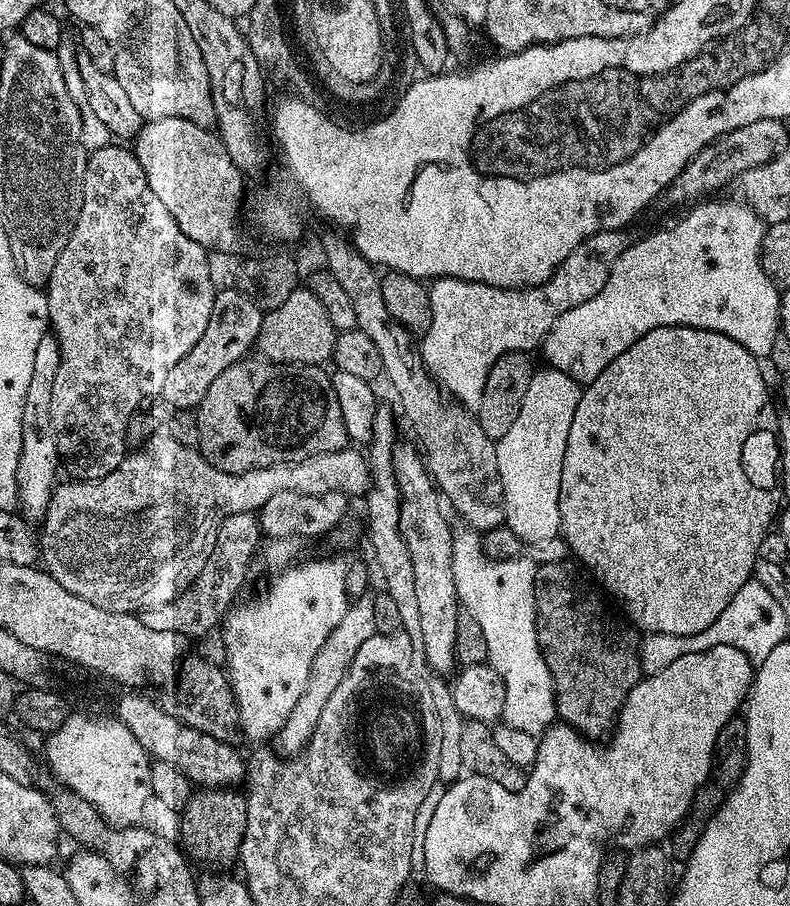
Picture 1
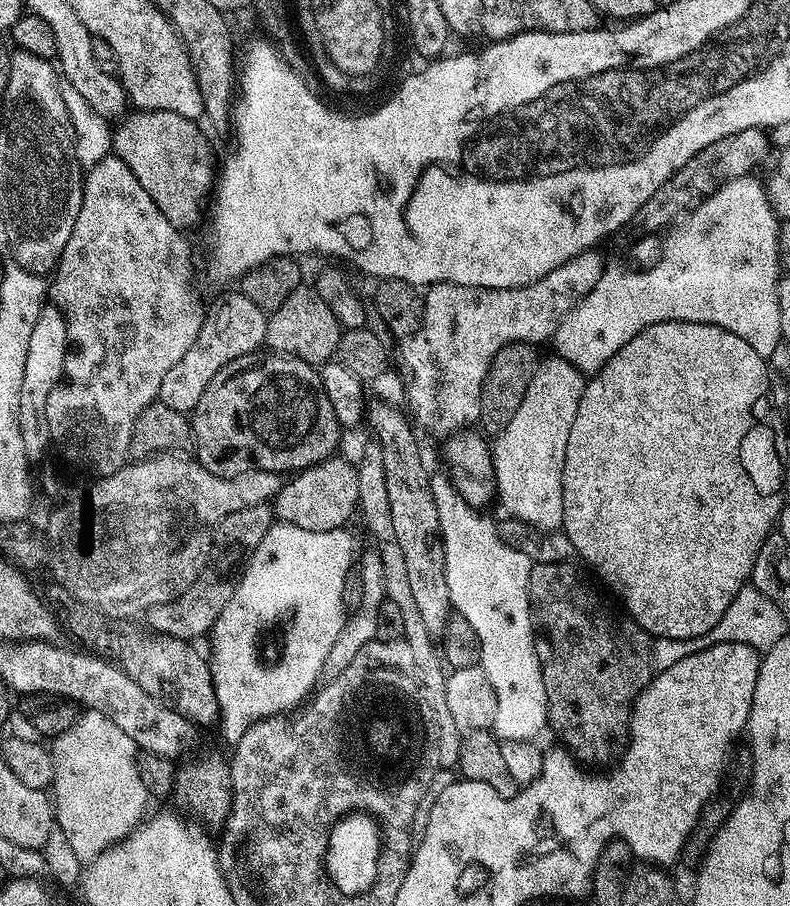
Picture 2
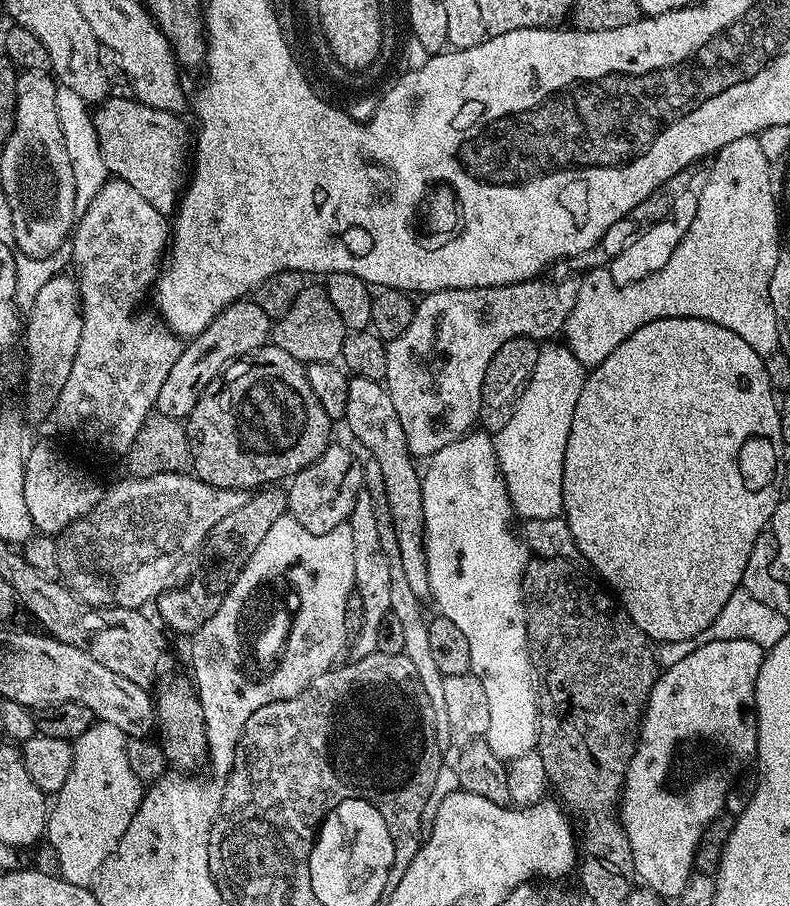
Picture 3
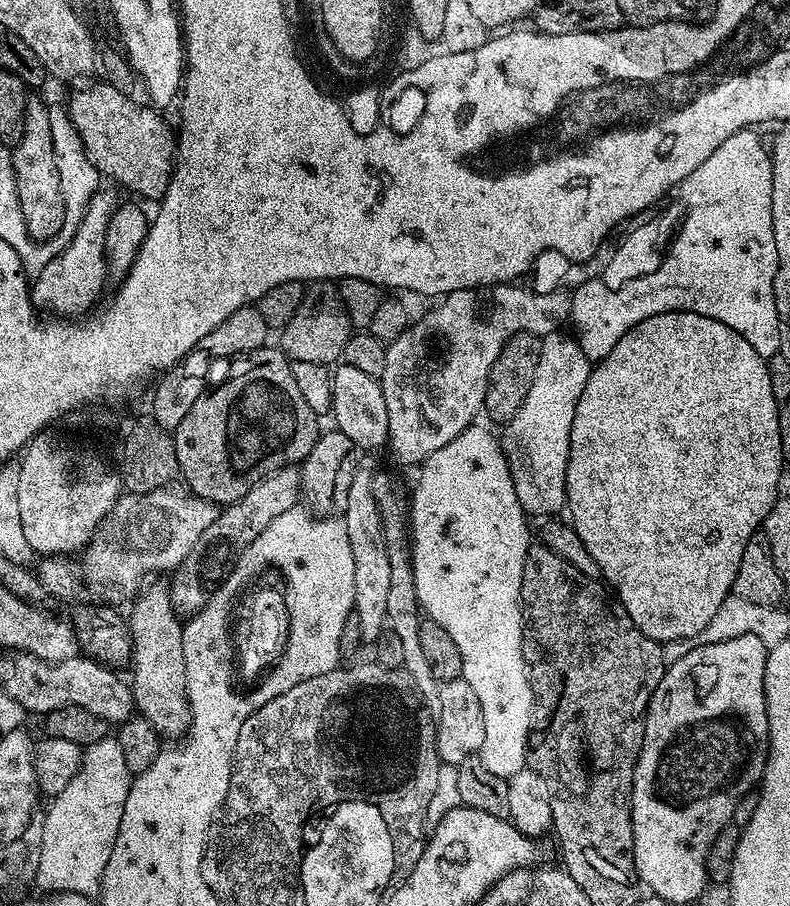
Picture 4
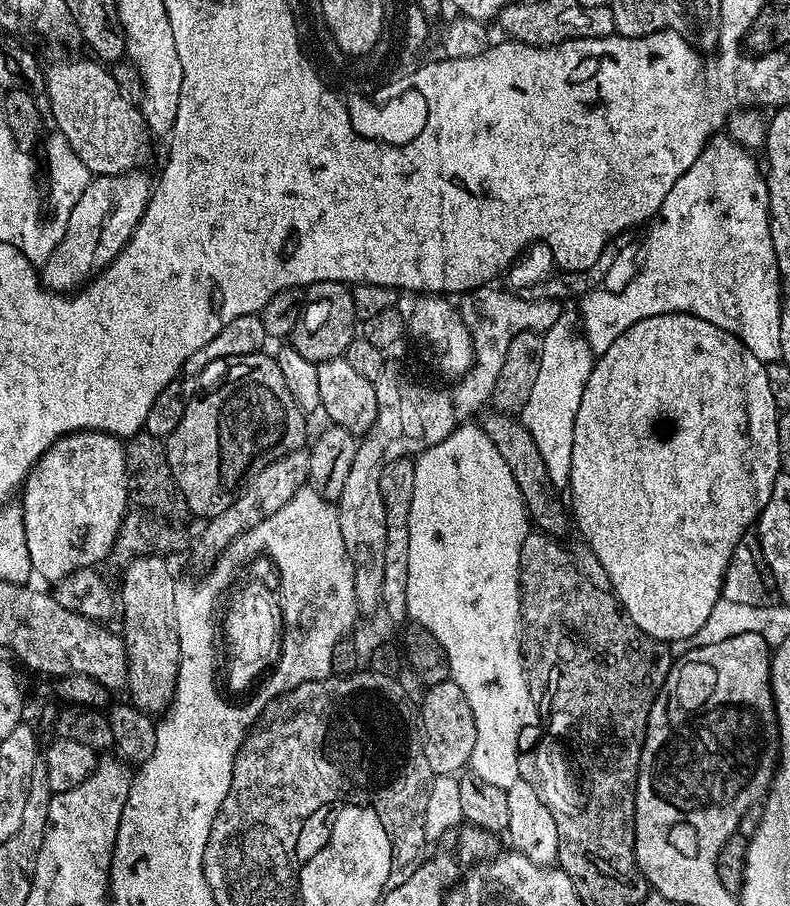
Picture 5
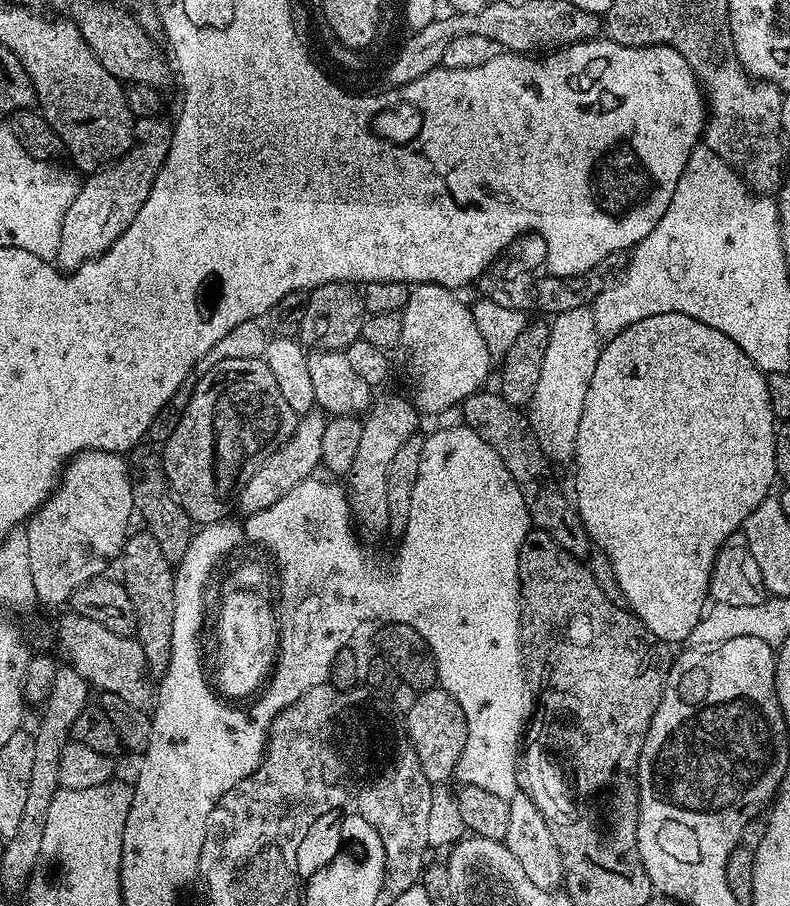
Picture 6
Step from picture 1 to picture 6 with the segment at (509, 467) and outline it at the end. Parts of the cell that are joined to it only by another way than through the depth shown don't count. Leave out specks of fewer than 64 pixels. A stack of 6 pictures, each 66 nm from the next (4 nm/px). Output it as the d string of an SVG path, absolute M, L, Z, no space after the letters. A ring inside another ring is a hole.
M591 307L566 310L551 317L542 378L538 378L538 390L534 390L530 405L532 426L549 461L571 461L575 457L578 422L582 422L586 390L594 366L598 366L601 347L602 337L594 326Z

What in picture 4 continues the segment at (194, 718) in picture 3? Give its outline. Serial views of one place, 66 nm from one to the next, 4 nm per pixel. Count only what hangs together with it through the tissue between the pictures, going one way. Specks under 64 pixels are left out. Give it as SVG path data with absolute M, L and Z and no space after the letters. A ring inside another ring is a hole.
M151 581L141 591L131 605L131 614L128 614L133 650L130 687L135 711L145 716L161 737L180 738L192 721L186 690L186 658L182 654L184 624L172 604L169 585L158 581Z

